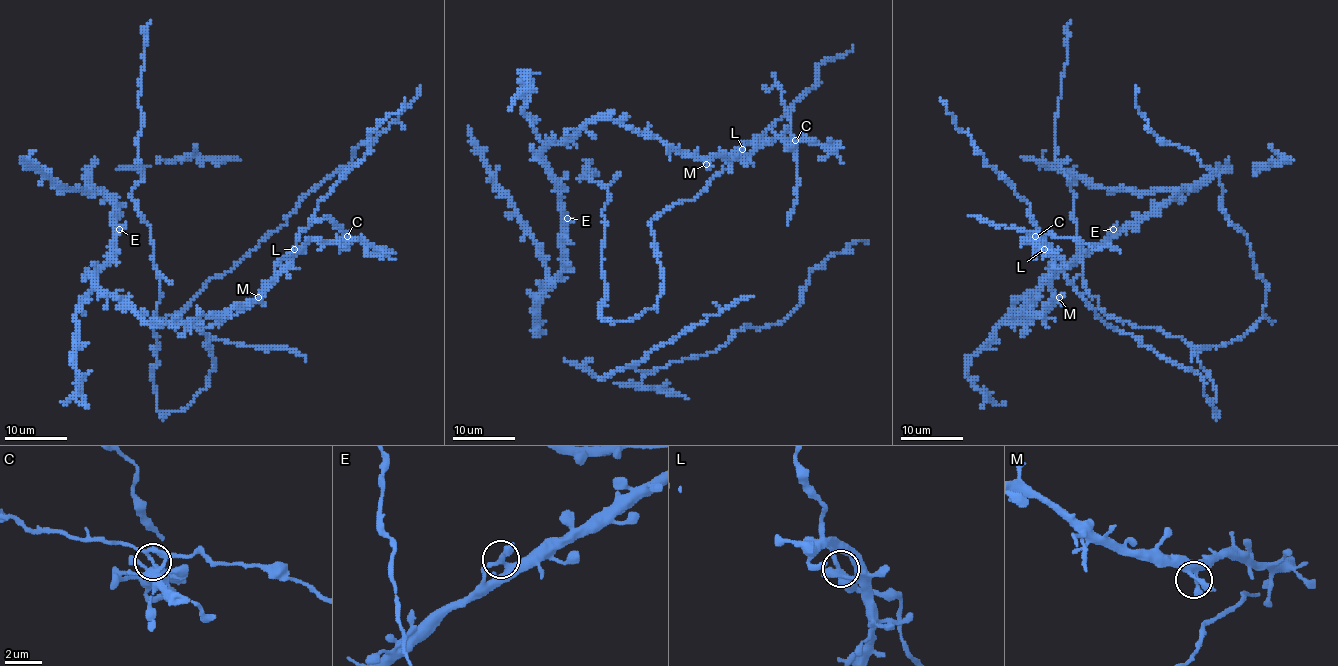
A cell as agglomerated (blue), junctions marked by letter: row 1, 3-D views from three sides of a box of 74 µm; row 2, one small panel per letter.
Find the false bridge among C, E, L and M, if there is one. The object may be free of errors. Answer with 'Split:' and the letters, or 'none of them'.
Split: C

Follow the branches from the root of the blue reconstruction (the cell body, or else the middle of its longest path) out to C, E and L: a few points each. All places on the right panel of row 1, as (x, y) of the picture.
C: (1088, 305), (1065, 277), (1063, 261), (1051, 257), (1049, 249), (1042, 241), (1034, 241), (1035, 237)
E: (1088, 305), (1065, 277), (1063, 261), (1049, 255), (1053, 302), (1015, 323), (1051, 275), (1074, 266), (1113, 229)
L: (1088, 305), (1065, 277), (1063, 261), (1051, 257), (1043, 249)

